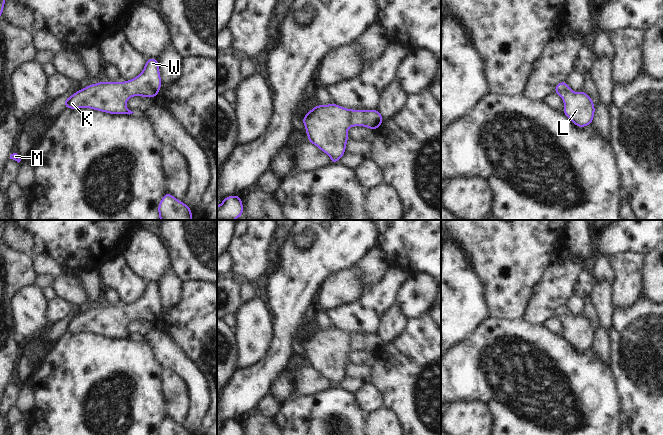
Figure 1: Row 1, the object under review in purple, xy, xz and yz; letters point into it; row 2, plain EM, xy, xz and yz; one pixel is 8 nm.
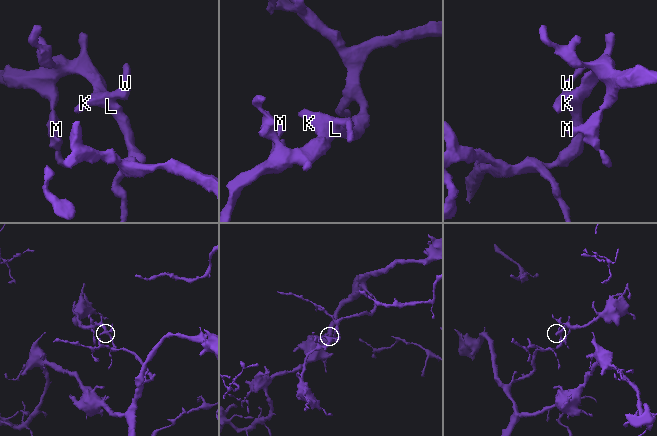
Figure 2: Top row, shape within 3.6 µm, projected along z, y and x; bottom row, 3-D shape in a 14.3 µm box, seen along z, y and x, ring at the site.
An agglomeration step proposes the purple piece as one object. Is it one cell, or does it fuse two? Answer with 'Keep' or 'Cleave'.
Keep.

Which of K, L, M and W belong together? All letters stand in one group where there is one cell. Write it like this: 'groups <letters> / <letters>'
groups K L M W

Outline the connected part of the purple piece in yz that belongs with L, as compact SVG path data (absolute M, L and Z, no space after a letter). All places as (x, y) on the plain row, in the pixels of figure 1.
M562 305L556 308L554 318L563 323L563 337L575 350L583 352L592 348L595 328L585 315L574 316L566 305Z

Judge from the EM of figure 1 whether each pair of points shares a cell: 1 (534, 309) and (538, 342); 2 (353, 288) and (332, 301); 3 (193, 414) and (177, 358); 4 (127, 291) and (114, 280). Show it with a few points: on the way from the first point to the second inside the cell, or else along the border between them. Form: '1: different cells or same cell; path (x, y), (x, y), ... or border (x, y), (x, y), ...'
1: different cells; border (522, 318), (530, 323), (543, 326)
2: same cell; path (348, 288), (345, 288), (337, 296)
3: same cell; path (196, 400), (196, 383), (188, 372)
4: same cell; path (124, 288), (117, 281)

